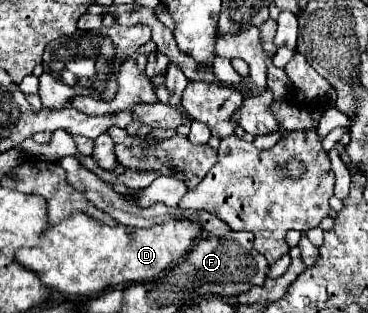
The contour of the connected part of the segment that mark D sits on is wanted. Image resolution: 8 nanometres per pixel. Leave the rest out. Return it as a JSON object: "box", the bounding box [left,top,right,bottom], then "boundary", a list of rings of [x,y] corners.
{"box":[16,214,202,296],"boundary":[[[72,214],[70,220],[62,220],[42,234],[40,248],[20,248],[16,260],[36,272],[52,290],[90,296],[112,286],[154,280],[162,270],[184,258],[200,234],[202,226],[190,220],[170,220],[168,224],[152,228],[132,228],[122,224],[112,228],[86,214]]]}

